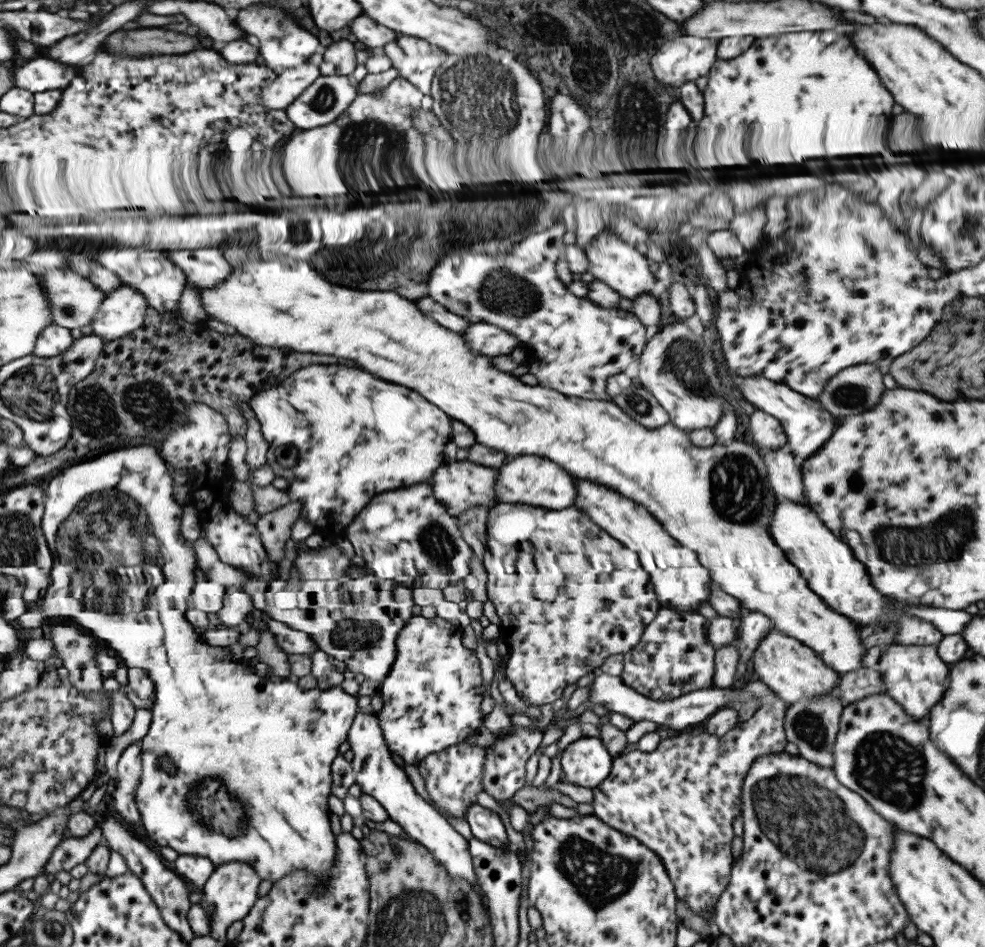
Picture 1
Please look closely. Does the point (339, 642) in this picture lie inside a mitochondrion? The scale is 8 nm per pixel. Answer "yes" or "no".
no

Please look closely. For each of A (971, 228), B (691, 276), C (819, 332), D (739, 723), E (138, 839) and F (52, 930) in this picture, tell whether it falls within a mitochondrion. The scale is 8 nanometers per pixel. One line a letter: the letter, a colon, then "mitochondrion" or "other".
A: mitochondrion
B: other
C: other
D: other
E: other
F: mitochondrion

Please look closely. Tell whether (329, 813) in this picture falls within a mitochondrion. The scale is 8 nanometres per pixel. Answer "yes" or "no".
no

